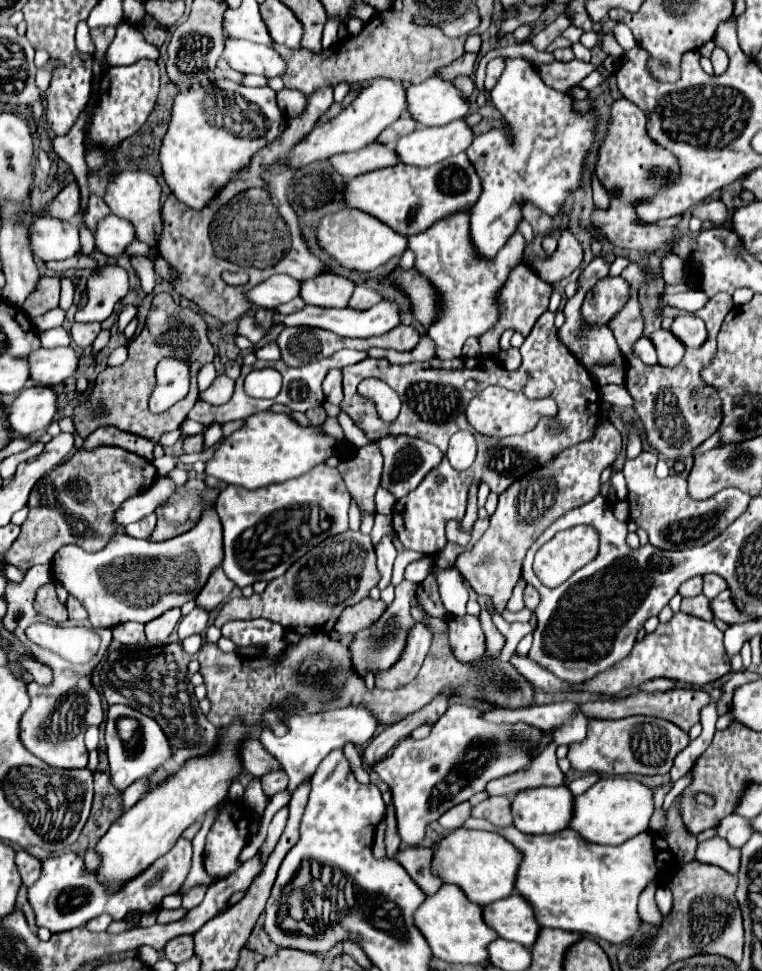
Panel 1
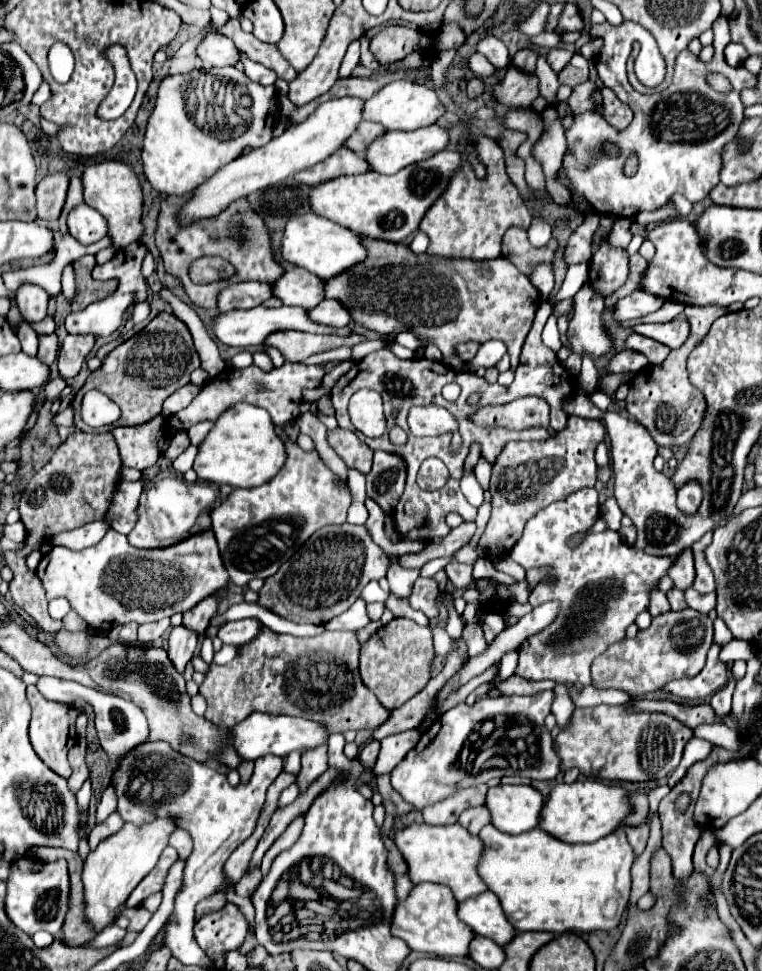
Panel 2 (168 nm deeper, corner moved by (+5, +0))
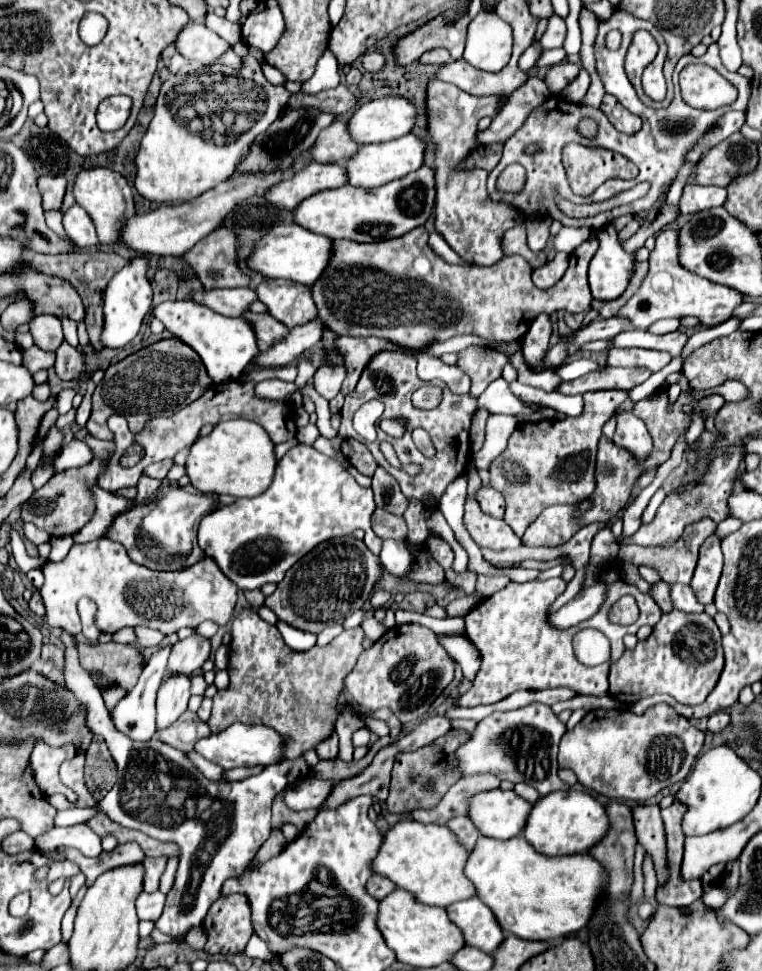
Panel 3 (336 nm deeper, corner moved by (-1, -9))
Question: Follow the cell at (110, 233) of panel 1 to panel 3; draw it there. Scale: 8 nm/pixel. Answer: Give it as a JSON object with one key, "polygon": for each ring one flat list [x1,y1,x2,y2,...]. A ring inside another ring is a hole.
{"polygon":[[73,205,65,215,63,215,63,227,67,231,67,235,71,237,71,241,81,247,81,249,87,249,87,247,95,247,99,245,99,239,97,239,97,231,93,227,93,221,89,219,87,211,81,209,79,205]]}

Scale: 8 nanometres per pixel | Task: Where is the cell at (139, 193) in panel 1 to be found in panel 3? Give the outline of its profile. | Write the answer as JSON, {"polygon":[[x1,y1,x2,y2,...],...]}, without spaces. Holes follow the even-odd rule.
{"polygon":[[95,167,89,171,81,171,75,179,75,199,77,203,91,215,95,229,97,229,97,237,101,245,115,245,117,243,117,227,121,227,121,223,125,223,125,219,129,215,135,215,135,199,133,199,133,191,127,183,127,179,111,169,105,167]]}

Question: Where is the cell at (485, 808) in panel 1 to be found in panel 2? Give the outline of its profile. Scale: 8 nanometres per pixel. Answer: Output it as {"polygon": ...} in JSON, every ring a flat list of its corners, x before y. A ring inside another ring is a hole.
{"polygon":[[477,806,477,808,467,808,465,812,461,812,459,820,457,820,465,830,469,830,471,834,479,834,479,830,491,822,491,818,487,816,487,808,485,806]]}

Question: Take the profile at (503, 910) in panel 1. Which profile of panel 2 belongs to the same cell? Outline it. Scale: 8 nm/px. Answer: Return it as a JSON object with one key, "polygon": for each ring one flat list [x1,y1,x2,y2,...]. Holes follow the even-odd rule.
{"polygon":[[481,892,475,898,467,898,459,902,457,916,477,934,491,938,499,946,505,946,513,936,515,930,509,926,499,900,491,892]]}

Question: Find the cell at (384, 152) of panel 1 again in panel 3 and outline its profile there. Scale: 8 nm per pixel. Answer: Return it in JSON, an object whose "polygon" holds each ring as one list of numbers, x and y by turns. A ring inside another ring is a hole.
{"polygon":[[311,163,307,169,297,173,295,177,271,187,265,197,277,207,283,209,295,209,303,199,325,191,325,189,337,189,347,183,345,179,345,167,343,165,323,165,323,163]]}

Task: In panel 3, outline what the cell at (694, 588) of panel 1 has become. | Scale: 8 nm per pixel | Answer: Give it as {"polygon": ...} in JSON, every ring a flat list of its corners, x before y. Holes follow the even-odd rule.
{"polygon":[[705,517,705,519,699,519,697,523,691,523,689,527,685,527,681,539,669,547,643,547,638,545,621,546,619,556,625,562,633,563,637,566,646,565,653,567,653,569,657,569,659,575,661,575,661,579,663,579,665,583,669,583,669,585,673,585,673,583,689,585,689,583,691,583,691,577,693,577,693,571,695,571,695,565,697,565,699,547,701,547,701,543,703,543,709,535,715,533,715,527,717,527,717,525,715,525,709,517]]}

